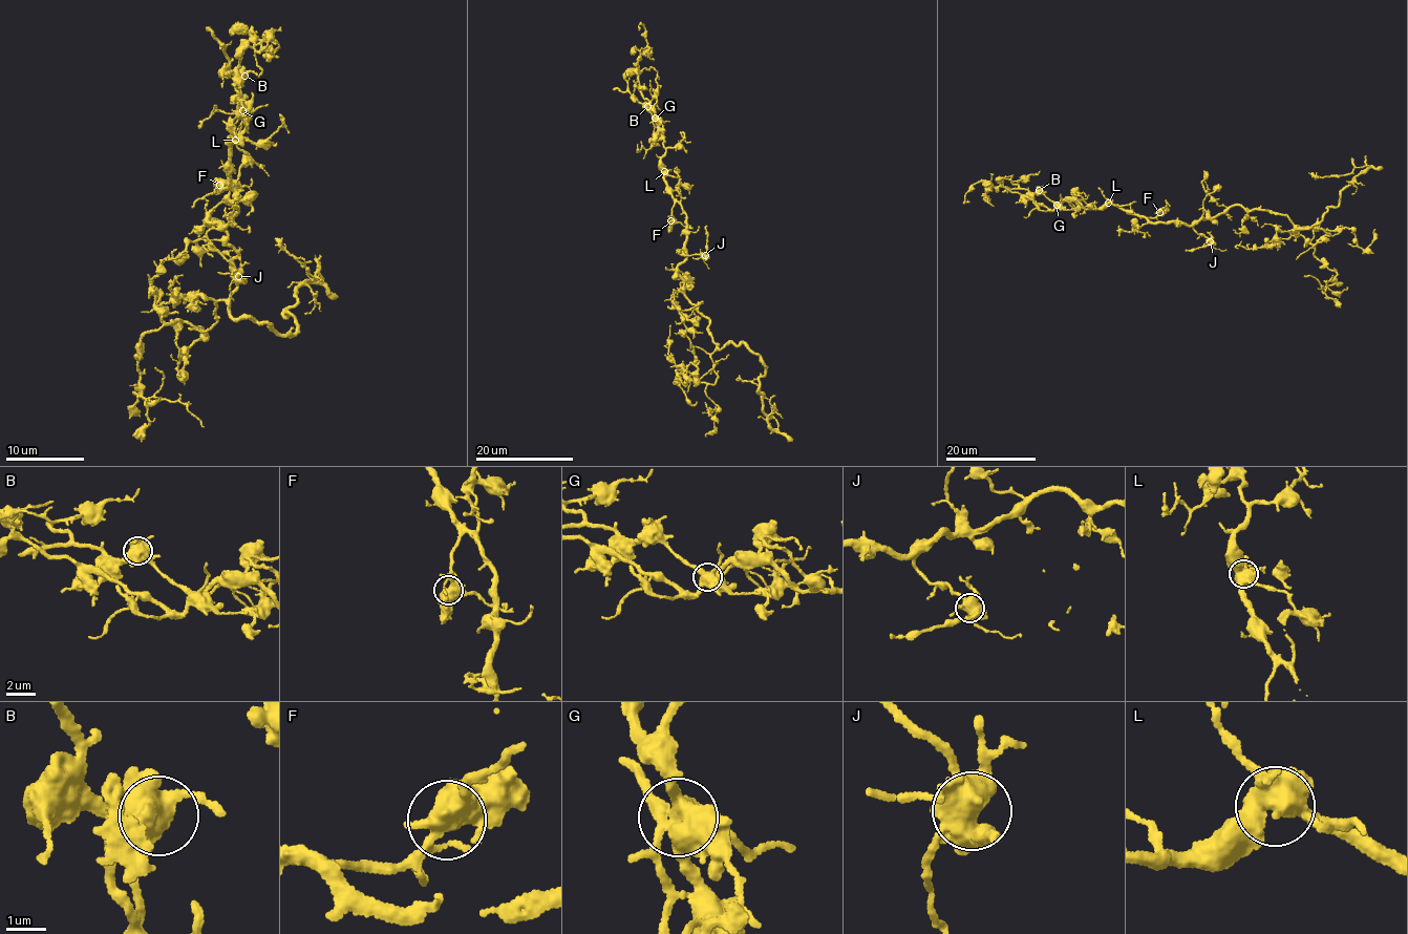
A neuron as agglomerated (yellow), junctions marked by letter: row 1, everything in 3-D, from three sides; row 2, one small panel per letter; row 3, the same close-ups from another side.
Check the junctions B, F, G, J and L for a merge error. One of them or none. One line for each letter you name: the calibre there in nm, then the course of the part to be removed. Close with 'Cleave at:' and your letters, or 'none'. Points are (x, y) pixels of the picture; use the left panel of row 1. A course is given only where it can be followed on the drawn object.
G: Thickness 550 nm. Course of the part to remove: (242, 110), (240, 86), (225, 52), (226, 44), (224, 45)
Cleave at: G

